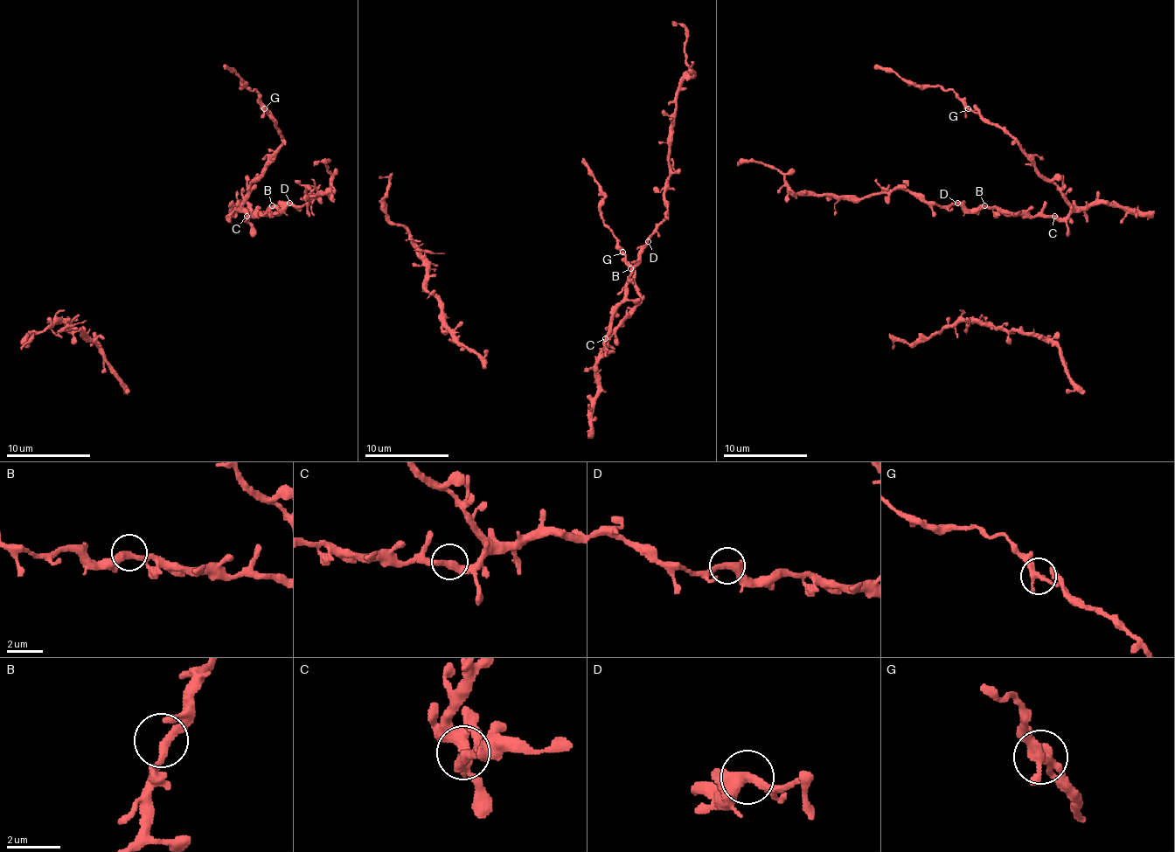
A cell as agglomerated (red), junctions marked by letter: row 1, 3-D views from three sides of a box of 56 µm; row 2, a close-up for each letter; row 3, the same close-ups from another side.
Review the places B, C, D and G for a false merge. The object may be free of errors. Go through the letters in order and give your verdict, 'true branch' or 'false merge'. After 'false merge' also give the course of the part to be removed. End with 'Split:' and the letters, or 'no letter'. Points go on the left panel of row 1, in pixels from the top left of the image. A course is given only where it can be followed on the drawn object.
B: true branch
C: true branch
D: true branch
G: true branch
Split: no letter

